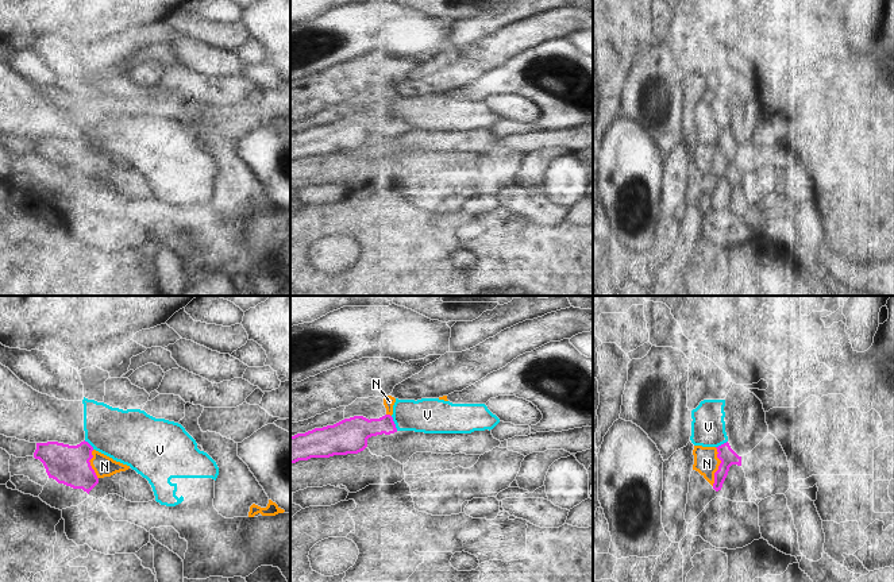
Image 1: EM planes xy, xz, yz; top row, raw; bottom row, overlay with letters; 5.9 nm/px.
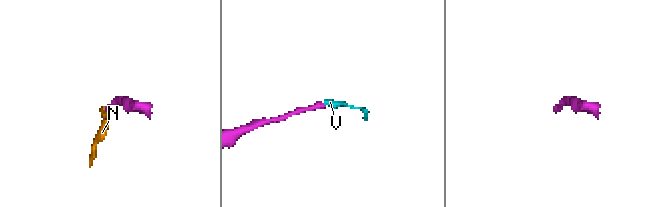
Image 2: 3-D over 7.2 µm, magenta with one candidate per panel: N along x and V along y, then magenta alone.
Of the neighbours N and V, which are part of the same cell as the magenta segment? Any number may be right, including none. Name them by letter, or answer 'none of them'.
N

